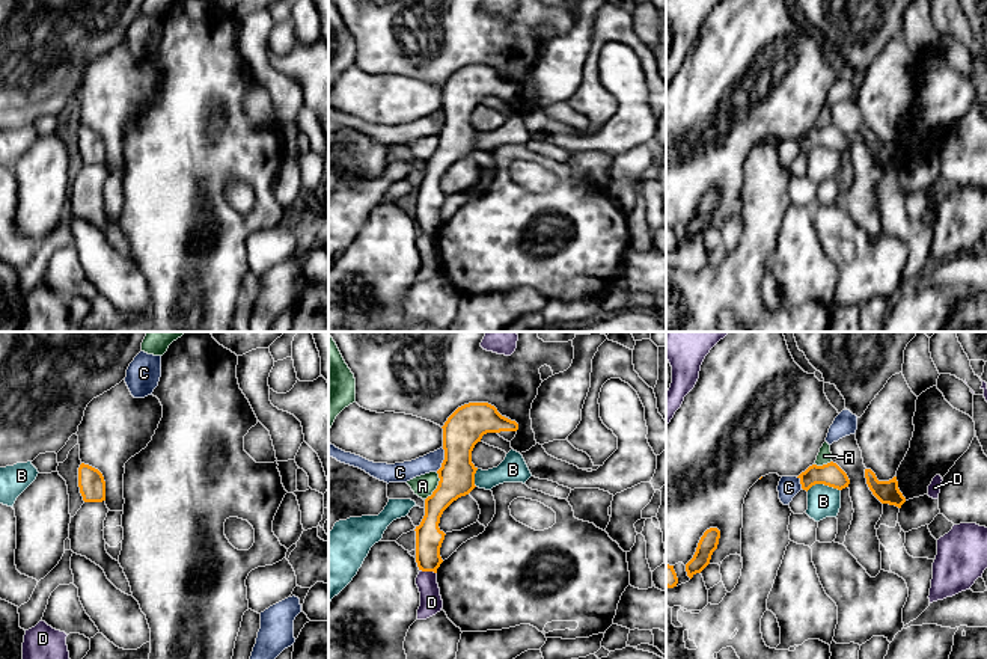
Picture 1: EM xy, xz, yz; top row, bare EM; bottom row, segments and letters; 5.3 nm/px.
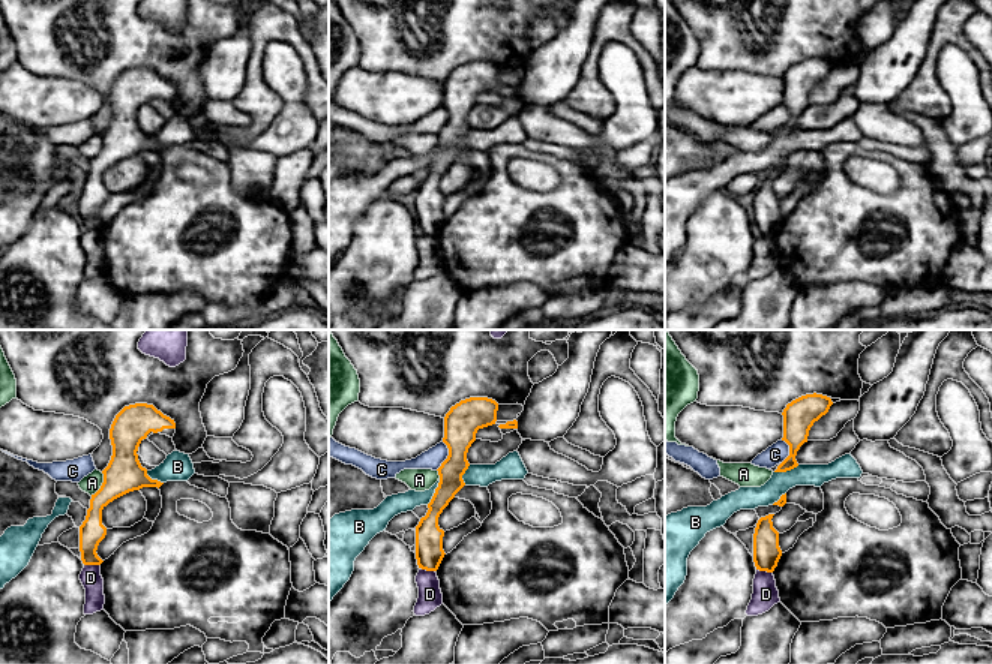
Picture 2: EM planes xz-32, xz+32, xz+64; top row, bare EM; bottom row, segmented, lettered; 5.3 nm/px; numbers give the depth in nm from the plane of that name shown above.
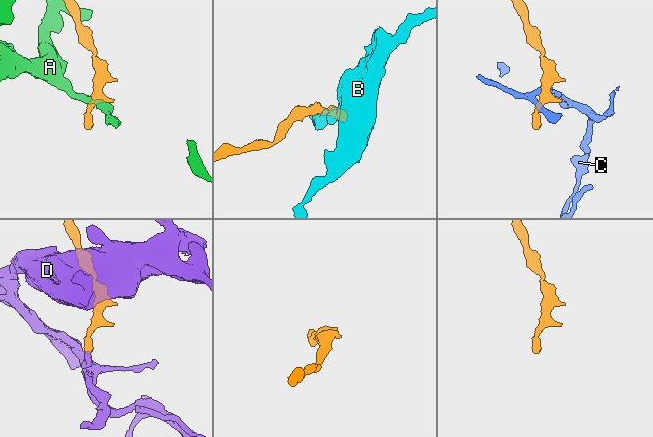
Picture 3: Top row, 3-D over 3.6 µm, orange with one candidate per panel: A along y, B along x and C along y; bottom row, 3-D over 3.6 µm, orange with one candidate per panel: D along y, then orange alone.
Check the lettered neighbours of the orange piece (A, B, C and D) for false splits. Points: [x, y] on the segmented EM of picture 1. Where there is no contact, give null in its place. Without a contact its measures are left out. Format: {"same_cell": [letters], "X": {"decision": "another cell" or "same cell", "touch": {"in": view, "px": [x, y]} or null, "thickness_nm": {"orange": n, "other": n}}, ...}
{"same_cell": [], "A": {"decision": "another cell", "touch": {"in": "xz", "px": [437, 486]}, "thickness_nm": {"orange": 190, "other": 120}}, "B": {"decision": "another cell", "touch": {"in": "yz", "px": [823, 483]}, "thickness_nm": {"orange": 120, "other": 170}}, "C": {"decision": "another cell", "touch": {"in": "xz", "px": [443, 460]}, "thickness_nm": {"orange": 200, "other": 110}}, "D": {"decision": "another cell", "touch": {"in": "xz", "px": [428, 570]}, "thickness_nm": {"orange": 140, "other": 120}}}

